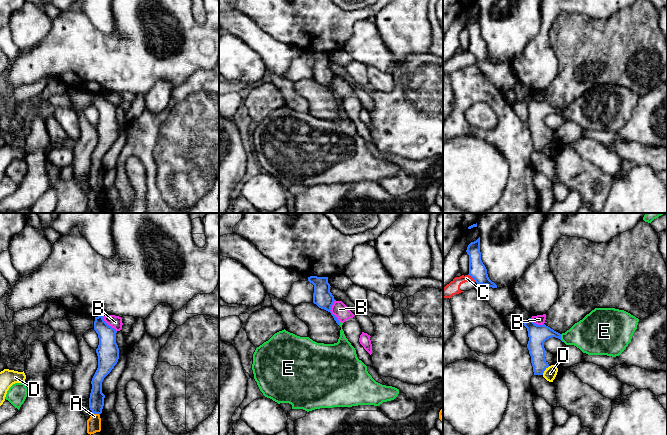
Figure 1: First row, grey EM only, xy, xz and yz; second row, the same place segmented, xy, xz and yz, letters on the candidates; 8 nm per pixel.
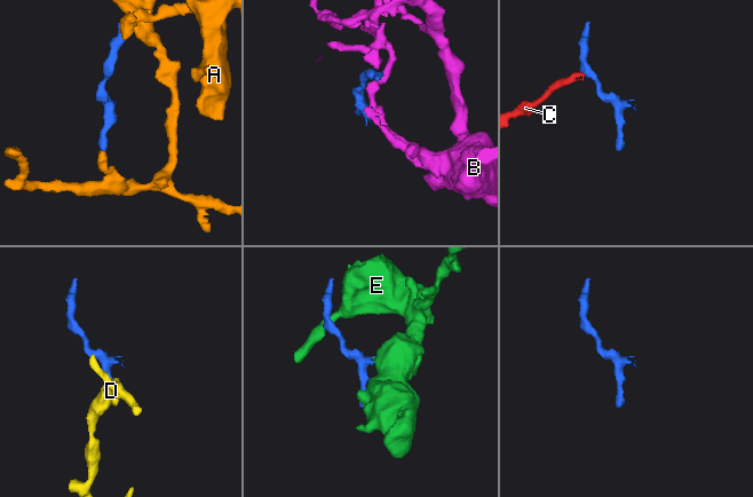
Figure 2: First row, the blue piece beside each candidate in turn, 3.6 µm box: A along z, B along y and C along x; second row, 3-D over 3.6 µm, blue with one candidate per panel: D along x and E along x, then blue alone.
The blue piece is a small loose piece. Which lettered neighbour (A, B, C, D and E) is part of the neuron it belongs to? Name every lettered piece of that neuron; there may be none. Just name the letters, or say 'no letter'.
E

